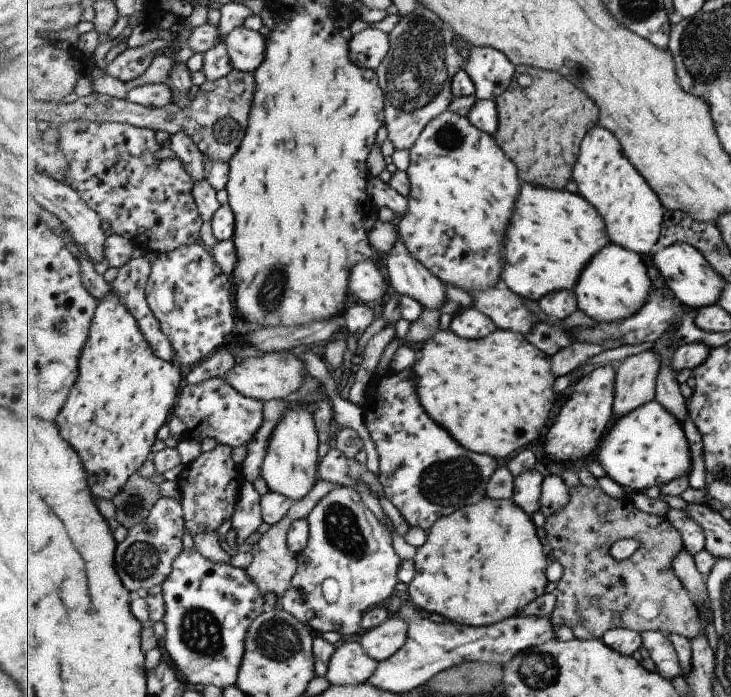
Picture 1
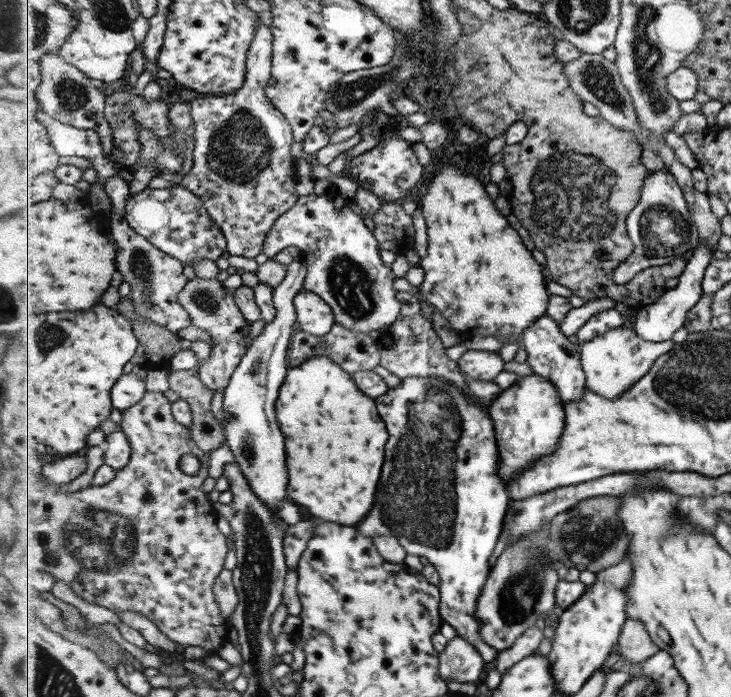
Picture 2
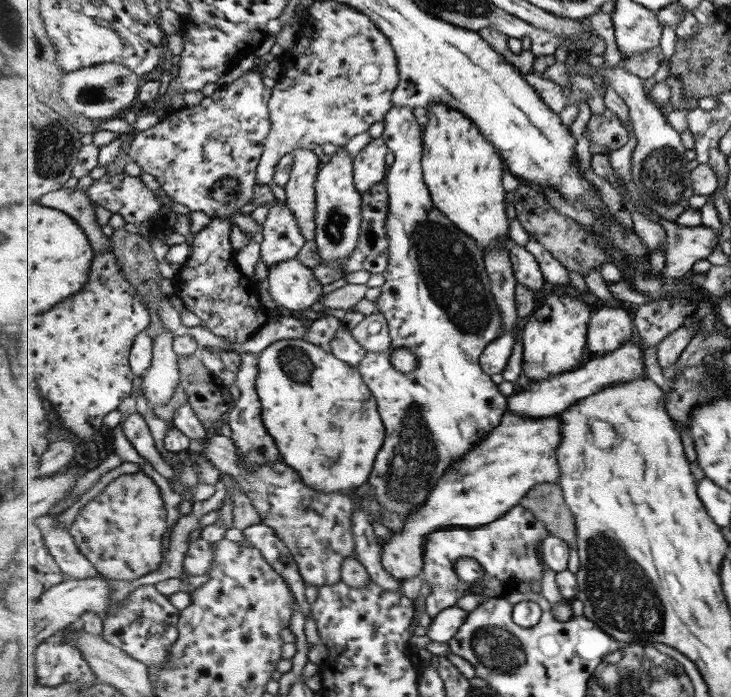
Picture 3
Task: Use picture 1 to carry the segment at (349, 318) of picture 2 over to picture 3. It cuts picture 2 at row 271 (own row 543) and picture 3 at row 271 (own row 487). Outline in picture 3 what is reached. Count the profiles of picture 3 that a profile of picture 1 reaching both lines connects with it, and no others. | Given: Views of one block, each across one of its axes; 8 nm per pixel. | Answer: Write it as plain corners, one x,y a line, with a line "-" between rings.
341,145
340,148
318,172
318,179
315,183
315,188
317,188
317,217
315,217
317,234
314,241
319,247
323,264
340,272
342,279
346,280
349,273
342,268
340,263
344,262
359,245
364,218
364,198
354,180
354,158
349,154
345,145

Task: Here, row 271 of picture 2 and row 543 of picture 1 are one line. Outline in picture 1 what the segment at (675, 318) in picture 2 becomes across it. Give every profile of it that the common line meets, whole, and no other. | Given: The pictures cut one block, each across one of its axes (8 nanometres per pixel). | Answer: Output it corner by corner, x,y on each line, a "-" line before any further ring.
669,508
667,518
681,532
684,539
684,549
691,556
706,549
705,530
686,511

